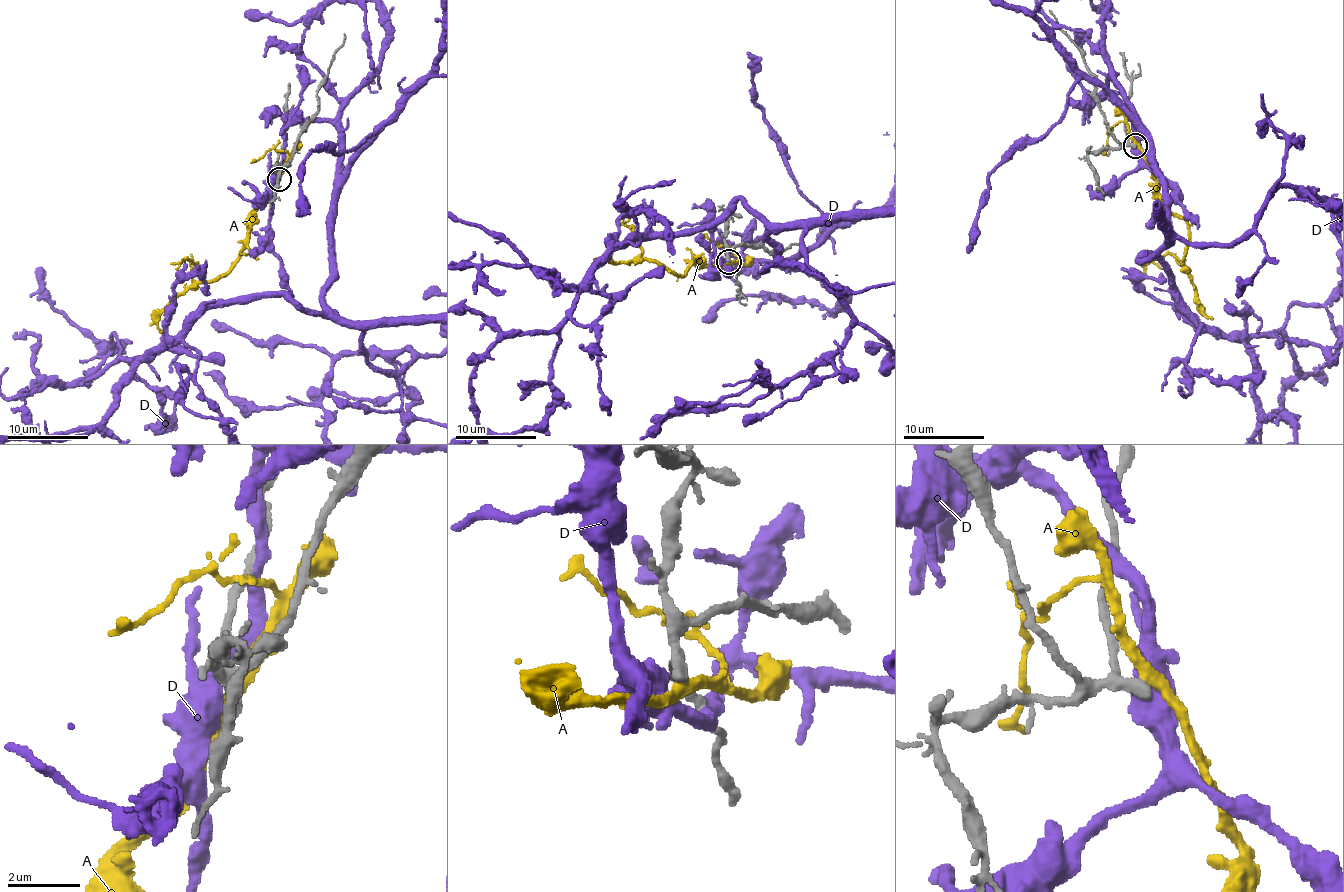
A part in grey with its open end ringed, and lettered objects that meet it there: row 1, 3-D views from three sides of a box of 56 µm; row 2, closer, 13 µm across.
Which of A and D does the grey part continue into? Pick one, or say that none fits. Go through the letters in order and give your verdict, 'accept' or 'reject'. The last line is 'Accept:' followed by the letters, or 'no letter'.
A: reject
D: reject
Accept: no letter

